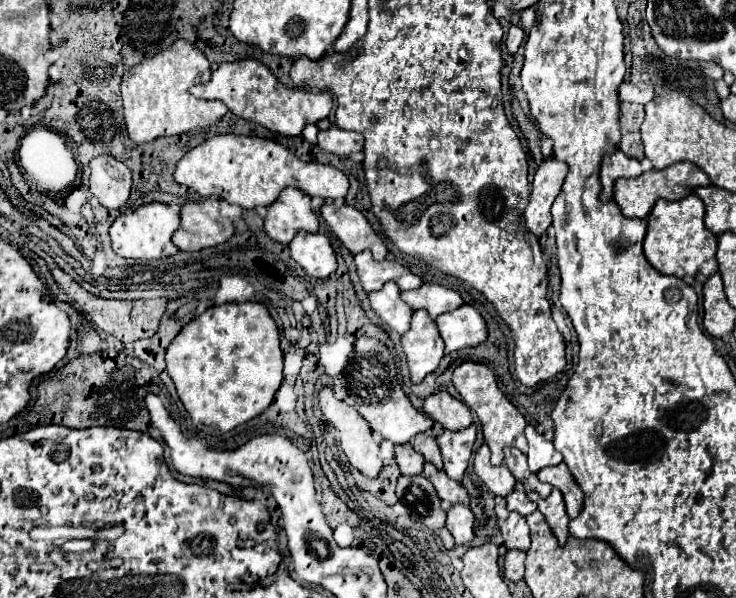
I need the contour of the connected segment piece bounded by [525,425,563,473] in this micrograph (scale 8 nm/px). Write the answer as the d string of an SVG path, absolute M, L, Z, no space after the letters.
M527 425L525 437L529 441L527 457L529 457L529 469L533 473L537 473L549 465L559 465L563 461L563 455L553 447L551 441L547 441L541 433L537 433L533 425Z

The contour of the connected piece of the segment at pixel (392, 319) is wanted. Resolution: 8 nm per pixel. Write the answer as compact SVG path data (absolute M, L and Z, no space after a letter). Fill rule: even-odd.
M389 281L381 291L369 293L369 303L375 313L395 331L407 333L413 317L413 309L401 299L401 289L395 281Z

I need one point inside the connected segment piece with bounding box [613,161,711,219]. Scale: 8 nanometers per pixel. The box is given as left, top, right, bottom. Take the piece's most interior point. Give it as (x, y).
(636, 196)

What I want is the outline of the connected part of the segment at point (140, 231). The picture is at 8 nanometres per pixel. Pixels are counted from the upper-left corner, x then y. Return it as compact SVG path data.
M151 203L151 205L137 207L137 209L121 215L119 219L115 219L115 223L111 225L109 233L111 233L113 251L127 259L145 259L145 261L171 257L179 251L171 241L173 233L179 229L179 225L181 225L179 207L171 207L171 205L163 205L163 203Z

